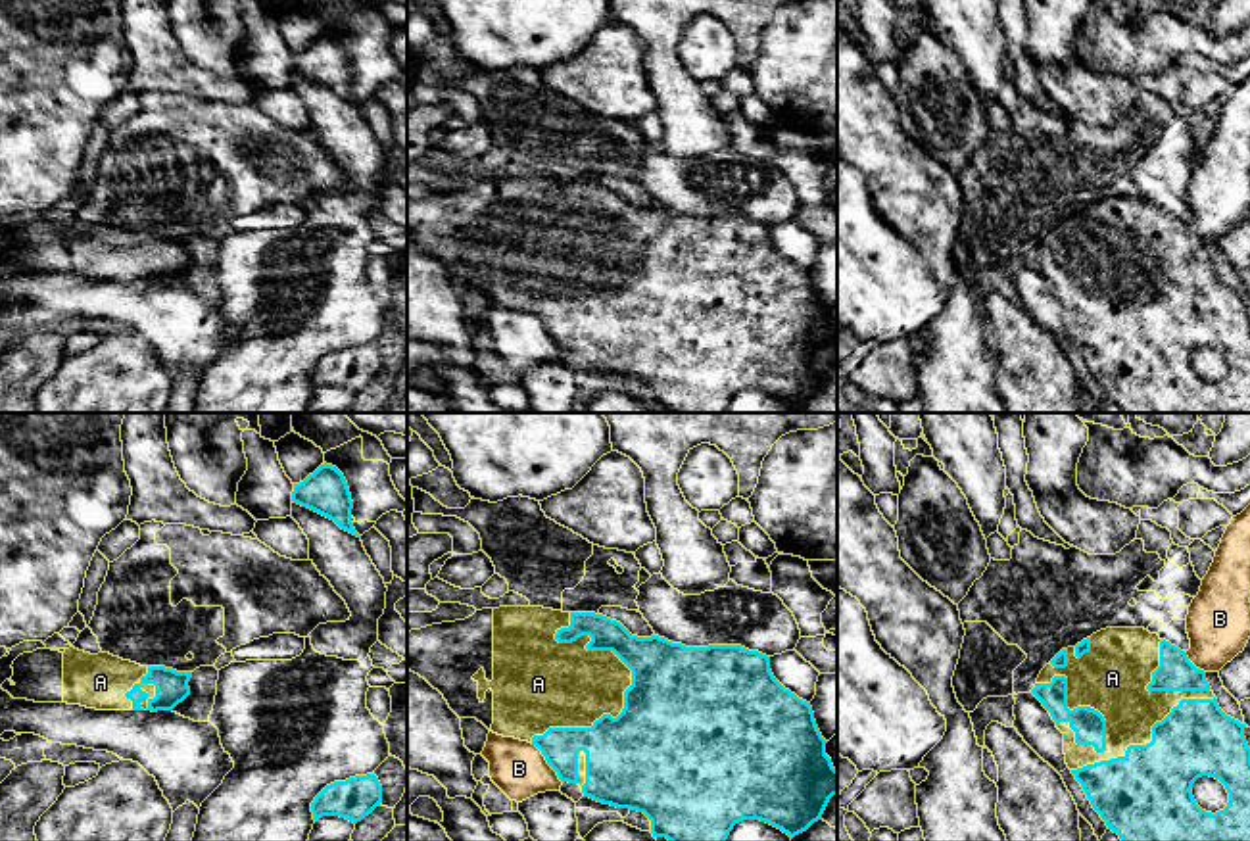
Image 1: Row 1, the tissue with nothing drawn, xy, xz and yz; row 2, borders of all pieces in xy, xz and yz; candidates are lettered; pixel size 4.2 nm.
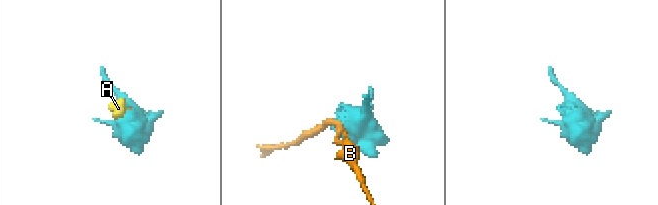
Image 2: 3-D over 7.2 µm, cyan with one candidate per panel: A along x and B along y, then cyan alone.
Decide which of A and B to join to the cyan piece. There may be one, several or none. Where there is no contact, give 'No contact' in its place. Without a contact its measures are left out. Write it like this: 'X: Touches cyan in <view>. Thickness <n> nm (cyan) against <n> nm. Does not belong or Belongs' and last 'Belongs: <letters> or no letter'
A: Touches cyan in xz. Thickness 480 nm (cyan) against 320 nm. Belongs
B: Touches cyan in xz. Thickness 190 nm (cyan) against 240 nm. Does not belong
Belongs: A

